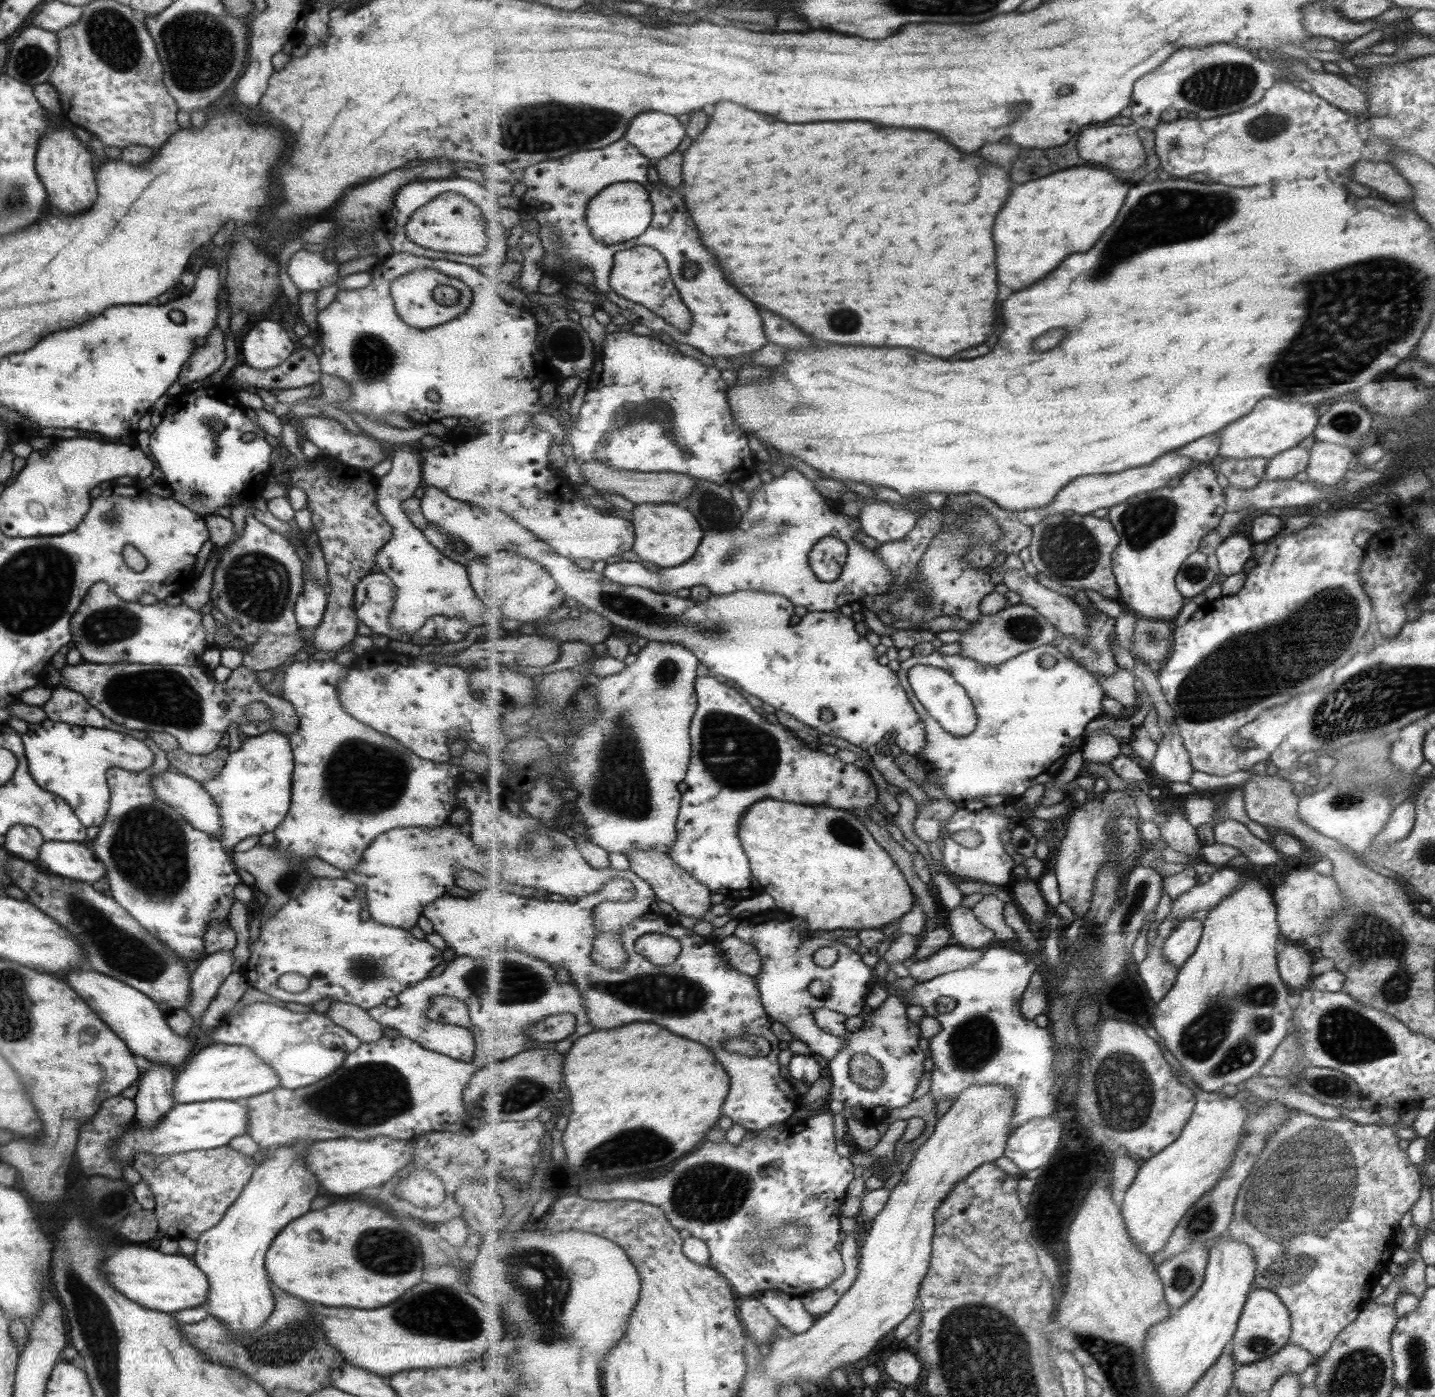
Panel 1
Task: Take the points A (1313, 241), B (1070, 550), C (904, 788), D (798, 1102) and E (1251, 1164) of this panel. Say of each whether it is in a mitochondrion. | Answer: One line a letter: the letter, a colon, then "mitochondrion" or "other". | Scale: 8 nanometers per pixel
A: other
B: mitochondrion
C: other
D: other
E: mitochondrion

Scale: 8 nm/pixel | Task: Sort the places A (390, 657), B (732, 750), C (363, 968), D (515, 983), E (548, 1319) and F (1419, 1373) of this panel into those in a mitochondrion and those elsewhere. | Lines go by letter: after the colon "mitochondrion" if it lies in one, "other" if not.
A: other
B: mitochondrion
C: mitochondrion
D: mitochondrion
E: mitochondrion
F: mitochondrion

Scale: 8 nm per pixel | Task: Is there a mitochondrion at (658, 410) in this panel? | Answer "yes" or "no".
yes

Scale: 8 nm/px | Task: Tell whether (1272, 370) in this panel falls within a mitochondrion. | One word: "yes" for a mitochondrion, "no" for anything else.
yes

